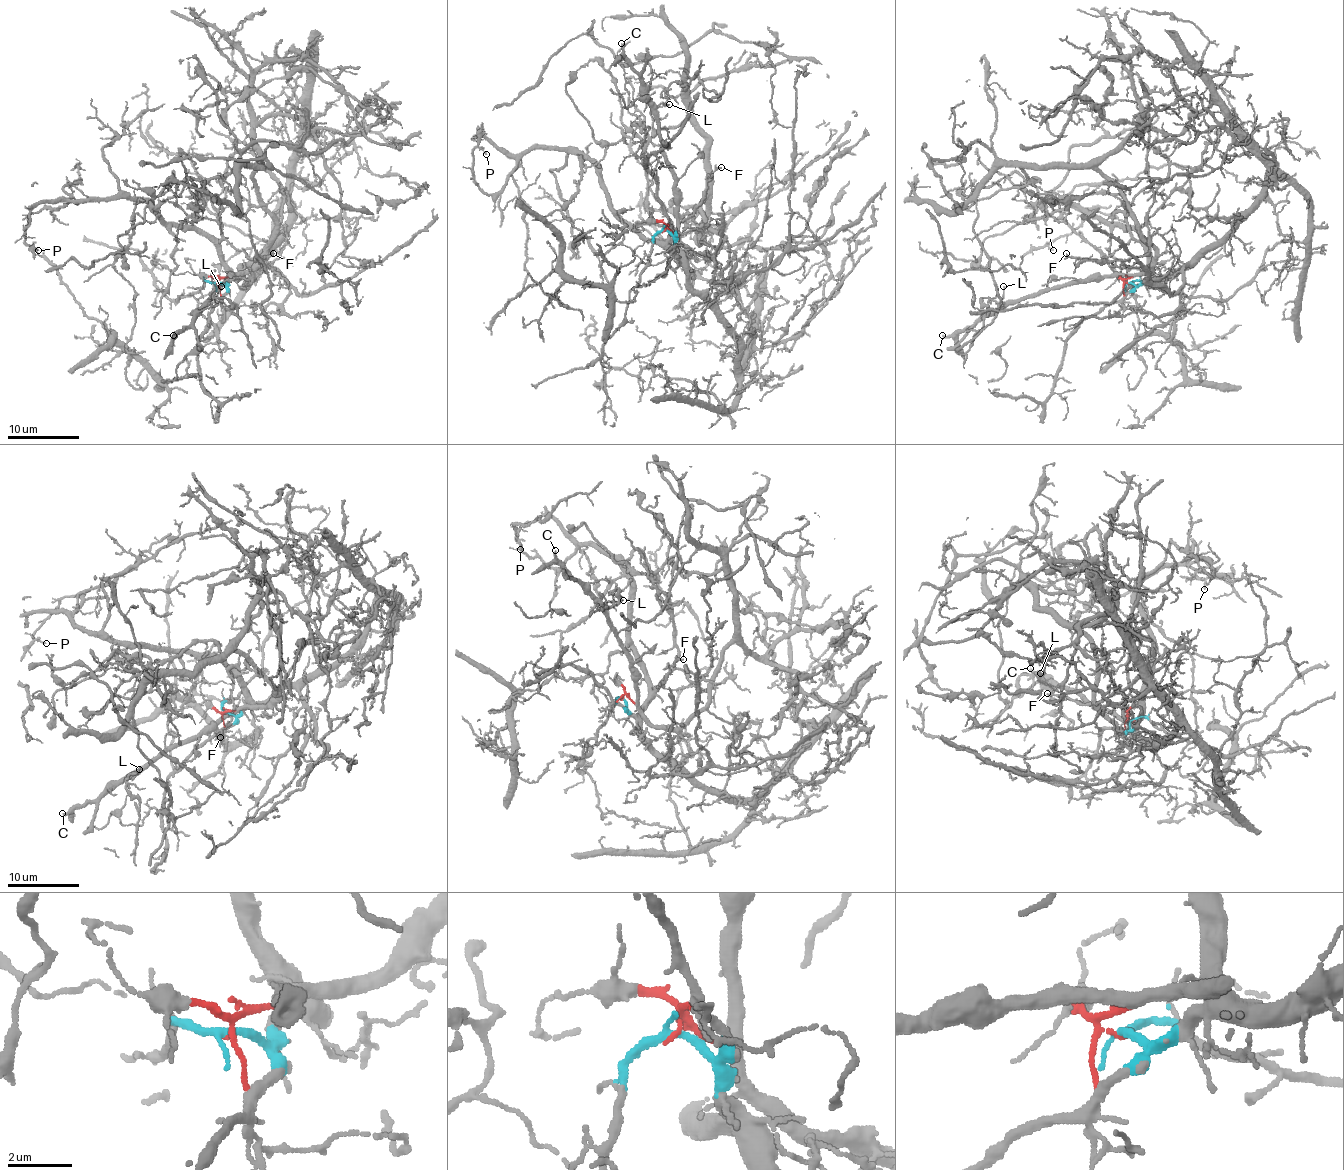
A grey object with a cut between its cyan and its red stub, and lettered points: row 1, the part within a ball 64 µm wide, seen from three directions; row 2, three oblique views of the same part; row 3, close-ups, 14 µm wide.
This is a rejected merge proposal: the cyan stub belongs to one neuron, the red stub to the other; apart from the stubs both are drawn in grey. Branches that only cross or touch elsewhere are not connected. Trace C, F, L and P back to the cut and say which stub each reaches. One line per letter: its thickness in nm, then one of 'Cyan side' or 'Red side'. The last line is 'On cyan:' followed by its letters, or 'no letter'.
C: Thickness 200 nm. Red side
F: Thickness 190 nm. Cyan side
L: Thickness 120 nm. Red side
P: Thickness 120 nm. Cyan side
On cyan: F, P

